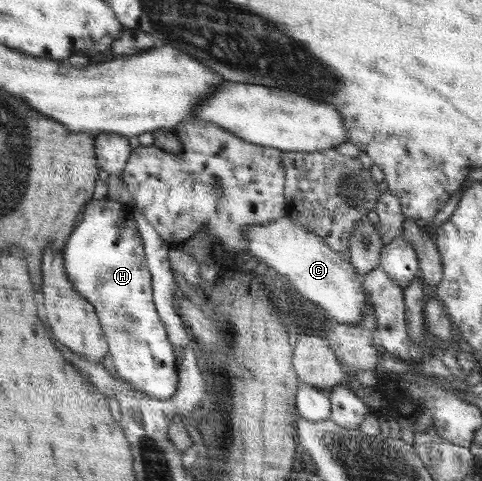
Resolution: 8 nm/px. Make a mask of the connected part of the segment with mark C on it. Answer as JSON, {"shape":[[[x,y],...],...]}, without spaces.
{"shape":[[[288,215],[266,224],[265,227],[250,228],[250,232],[246,232],[246,237],[251,255],[256,256],[259,262],[268,264],[270,268],[286,275],[290,284],[294,284],[294,288],[302,296],[306,296],[326,311],[330,323],[351,325],[363,317],[366,294],[356,281],[356,268],[342,259],[340,253],[331,249],[322,237],[306,232]]]}

